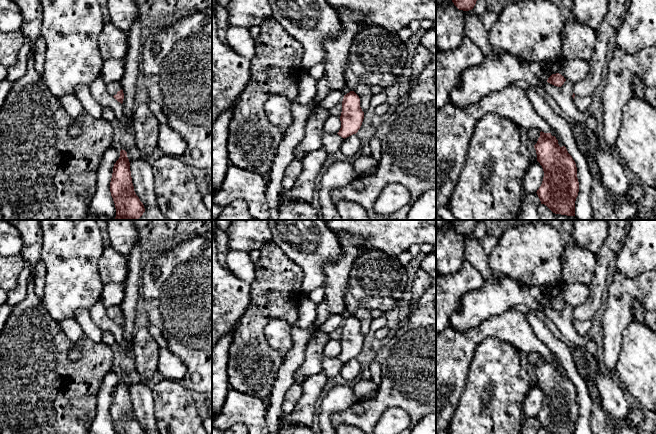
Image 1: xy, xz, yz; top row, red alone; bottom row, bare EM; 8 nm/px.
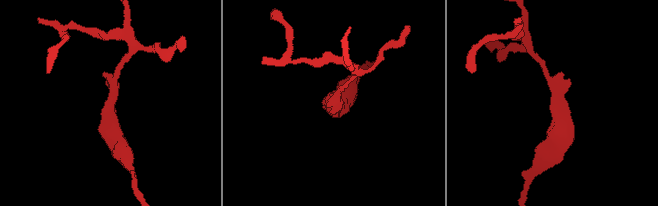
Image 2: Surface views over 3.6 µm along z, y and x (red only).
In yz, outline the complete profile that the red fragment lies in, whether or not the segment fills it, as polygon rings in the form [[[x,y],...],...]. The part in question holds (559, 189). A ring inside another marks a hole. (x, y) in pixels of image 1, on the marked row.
[[[542,131],[534,148],[544,171],[542,184],[536,192],[541,204],[555,214],[575,216],[579,182],[572,156],[565,146],[559,146],[555,136]]]

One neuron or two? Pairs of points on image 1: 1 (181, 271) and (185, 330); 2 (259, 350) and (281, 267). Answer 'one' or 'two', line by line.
1: one
2: one

